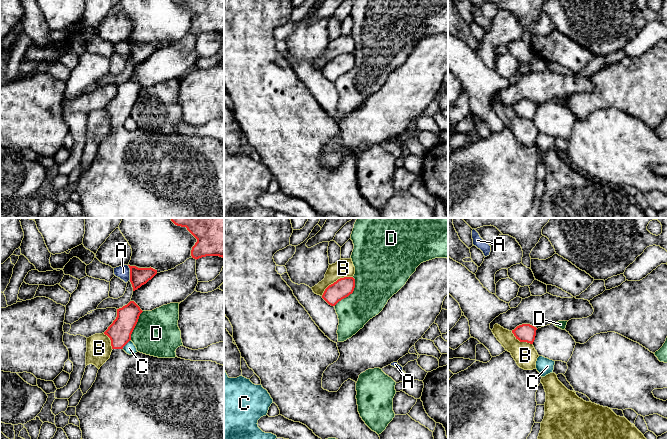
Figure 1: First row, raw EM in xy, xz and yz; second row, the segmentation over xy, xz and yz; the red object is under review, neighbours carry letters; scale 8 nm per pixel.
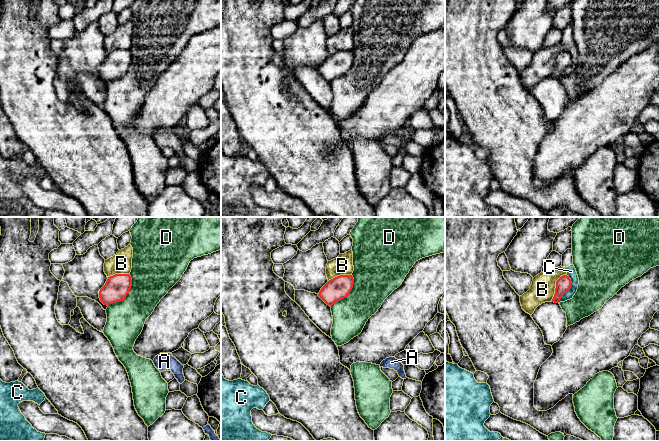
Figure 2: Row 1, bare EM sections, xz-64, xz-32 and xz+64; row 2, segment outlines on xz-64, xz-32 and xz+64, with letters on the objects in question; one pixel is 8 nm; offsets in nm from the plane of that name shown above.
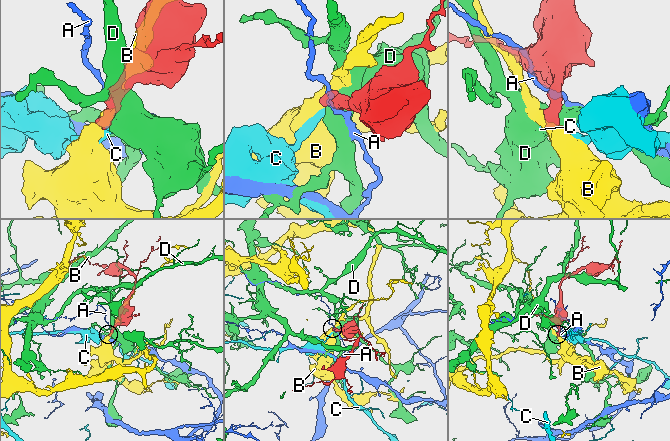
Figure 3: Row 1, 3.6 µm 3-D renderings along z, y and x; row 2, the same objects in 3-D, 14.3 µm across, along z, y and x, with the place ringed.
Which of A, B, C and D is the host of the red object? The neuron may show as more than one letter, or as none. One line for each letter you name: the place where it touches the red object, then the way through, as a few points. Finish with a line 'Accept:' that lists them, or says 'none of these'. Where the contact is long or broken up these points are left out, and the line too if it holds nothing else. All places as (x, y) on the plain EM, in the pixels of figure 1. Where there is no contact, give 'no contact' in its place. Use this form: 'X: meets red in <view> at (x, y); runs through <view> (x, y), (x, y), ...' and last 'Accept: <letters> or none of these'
Accept: none of these

